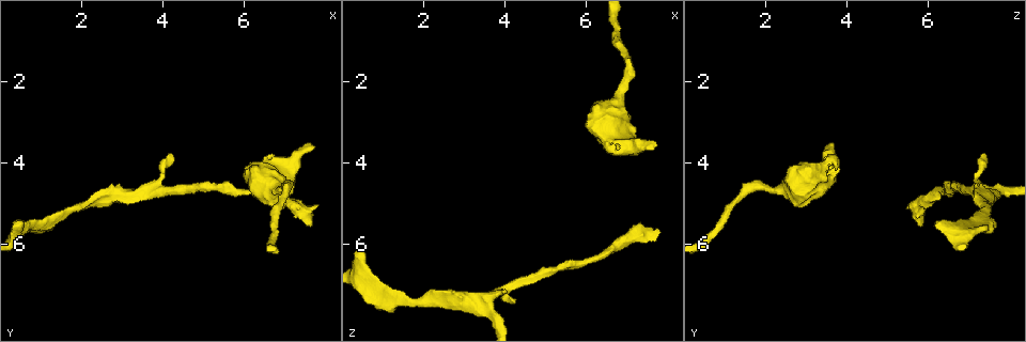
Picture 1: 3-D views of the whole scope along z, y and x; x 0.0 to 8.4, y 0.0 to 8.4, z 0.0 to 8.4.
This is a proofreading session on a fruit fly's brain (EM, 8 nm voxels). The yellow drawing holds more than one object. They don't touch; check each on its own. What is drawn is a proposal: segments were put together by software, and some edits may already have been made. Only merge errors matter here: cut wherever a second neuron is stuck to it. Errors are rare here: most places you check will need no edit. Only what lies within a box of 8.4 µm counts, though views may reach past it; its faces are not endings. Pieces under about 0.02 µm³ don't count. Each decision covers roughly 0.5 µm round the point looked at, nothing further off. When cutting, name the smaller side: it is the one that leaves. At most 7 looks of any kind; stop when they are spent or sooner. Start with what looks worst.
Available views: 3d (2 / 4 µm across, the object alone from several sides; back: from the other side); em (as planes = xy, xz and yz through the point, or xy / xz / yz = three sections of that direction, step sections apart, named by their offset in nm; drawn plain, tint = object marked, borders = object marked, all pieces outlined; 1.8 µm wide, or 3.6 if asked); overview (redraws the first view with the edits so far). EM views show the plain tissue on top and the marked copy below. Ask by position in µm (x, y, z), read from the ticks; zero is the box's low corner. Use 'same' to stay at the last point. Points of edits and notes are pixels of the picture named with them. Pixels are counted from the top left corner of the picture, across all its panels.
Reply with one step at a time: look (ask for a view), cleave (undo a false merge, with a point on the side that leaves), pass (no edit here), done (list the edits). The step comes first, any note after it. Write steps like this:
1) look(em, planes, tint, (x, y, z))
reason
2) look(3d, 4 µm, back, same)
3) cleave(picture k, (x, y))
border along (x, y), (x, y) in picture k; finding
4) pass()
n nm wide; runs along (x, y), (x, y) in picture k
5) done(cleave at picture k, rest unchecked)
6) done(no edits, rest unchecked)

look(em, 3.6 µm, xy, step 16, tint, (3.25, 4.75, 7.35))
arms part here

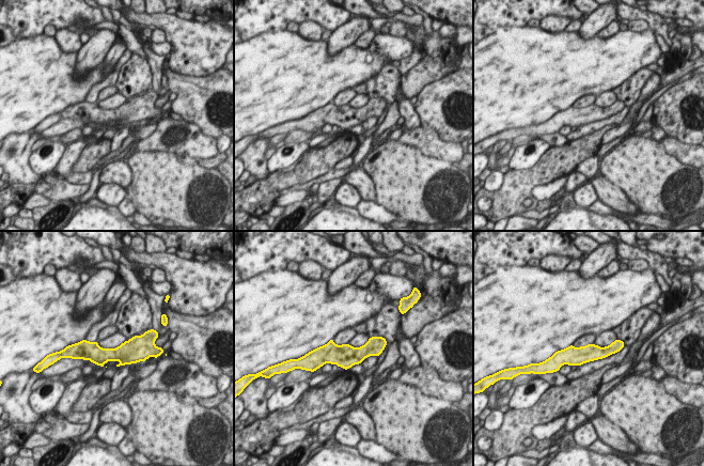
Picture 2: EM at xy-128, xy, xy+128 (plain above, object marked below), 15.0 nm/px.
look(em, 3.6 µm, planes, tint, same)

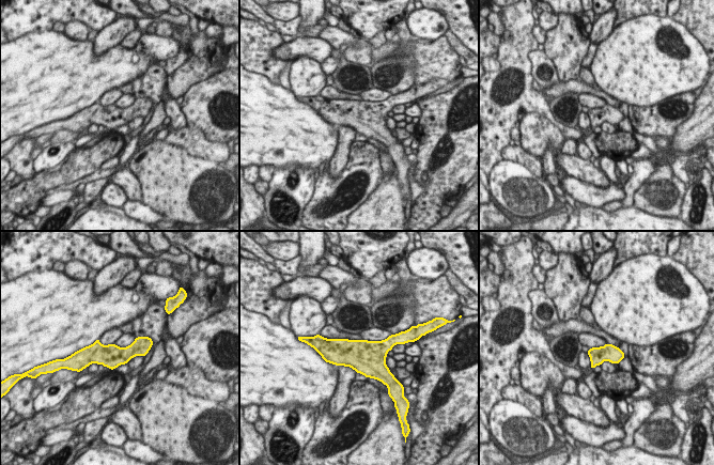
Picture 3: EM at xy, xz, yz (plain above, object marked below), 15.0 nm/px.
pass()
runs along (149, 341), (127, 353), (89, 350) in picture 3; one neuron here

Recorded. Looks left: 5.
look(em, xz, step 4, tint, (1.20, 5.55, 7.40))
three-way junction

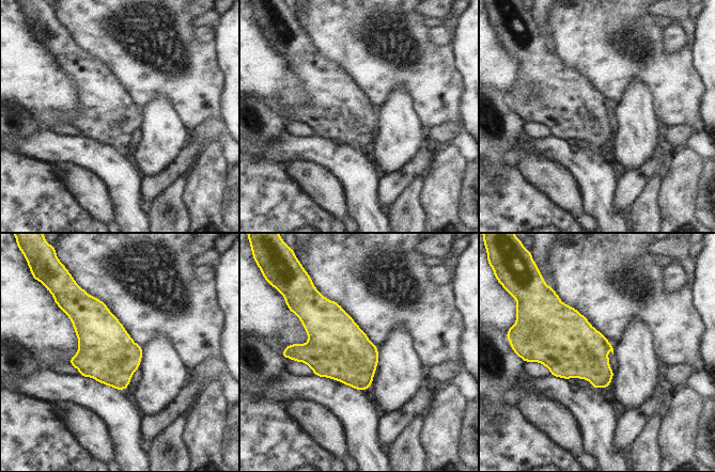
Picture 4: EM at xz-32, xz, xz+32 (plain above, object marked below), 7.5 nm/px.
look(em, planes, borders, same)
cut it another way

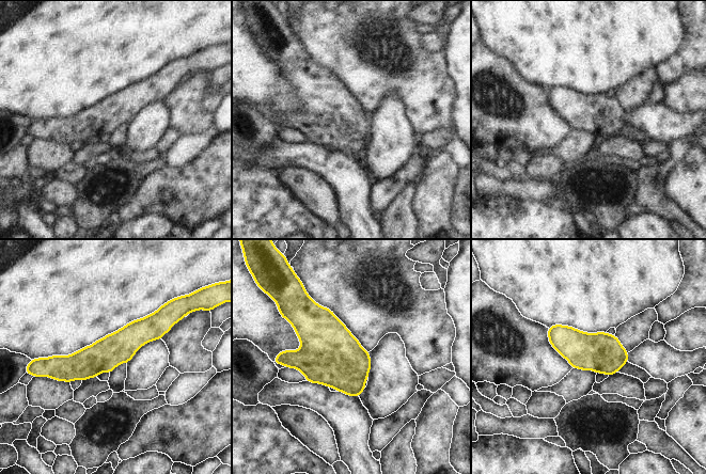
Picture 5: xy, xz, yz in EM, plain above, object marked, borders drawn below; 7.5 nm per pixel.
pass()
runs along (167, 326), (83, 364), (48, 364) in picture 5; one neuron here

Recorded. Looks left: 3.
look(3d, 4 µm, (6.80, 4.45, 3.30))
thick turns thin

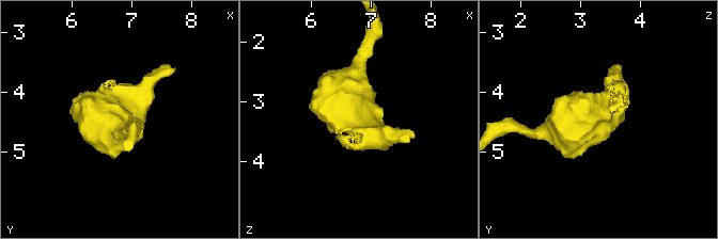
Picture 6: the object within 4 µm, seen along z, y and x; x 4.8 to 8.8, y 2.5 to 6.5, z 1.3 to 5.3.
look(em, yz, step 4, tint, (6.70, 4.45, 3.30))

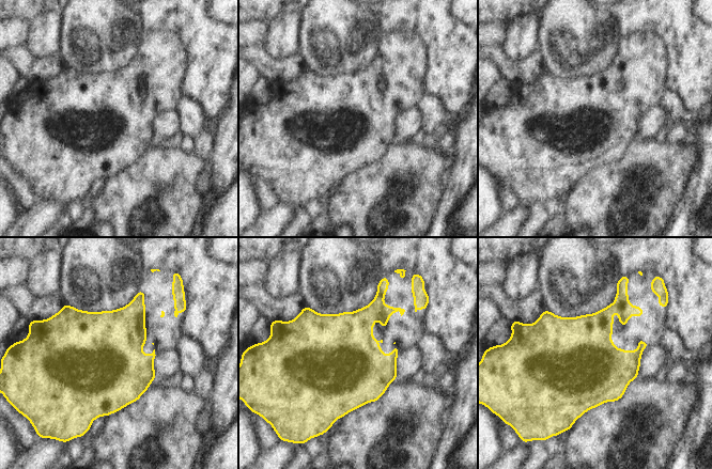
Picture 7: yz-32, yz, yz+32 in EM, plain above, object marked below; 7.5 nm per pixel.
look(em, planes, tint, same)
cut it another way

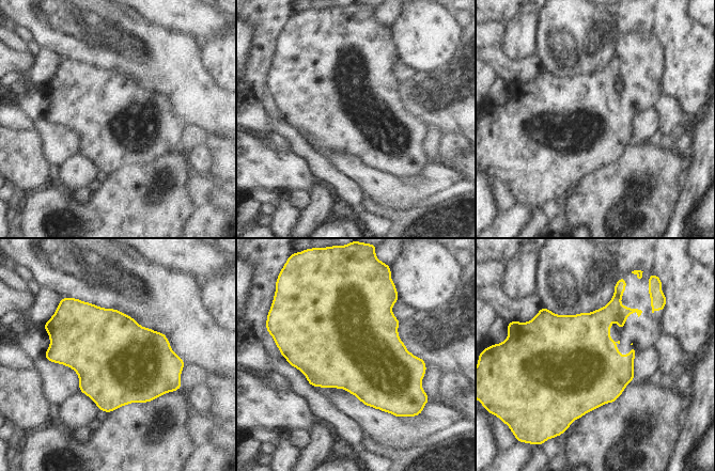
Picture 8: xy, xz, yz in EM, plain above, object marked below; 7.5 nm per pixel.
pass()
650 nm wide; all the same neuron

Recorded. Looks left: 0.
done(no edits, rest unchecked)

